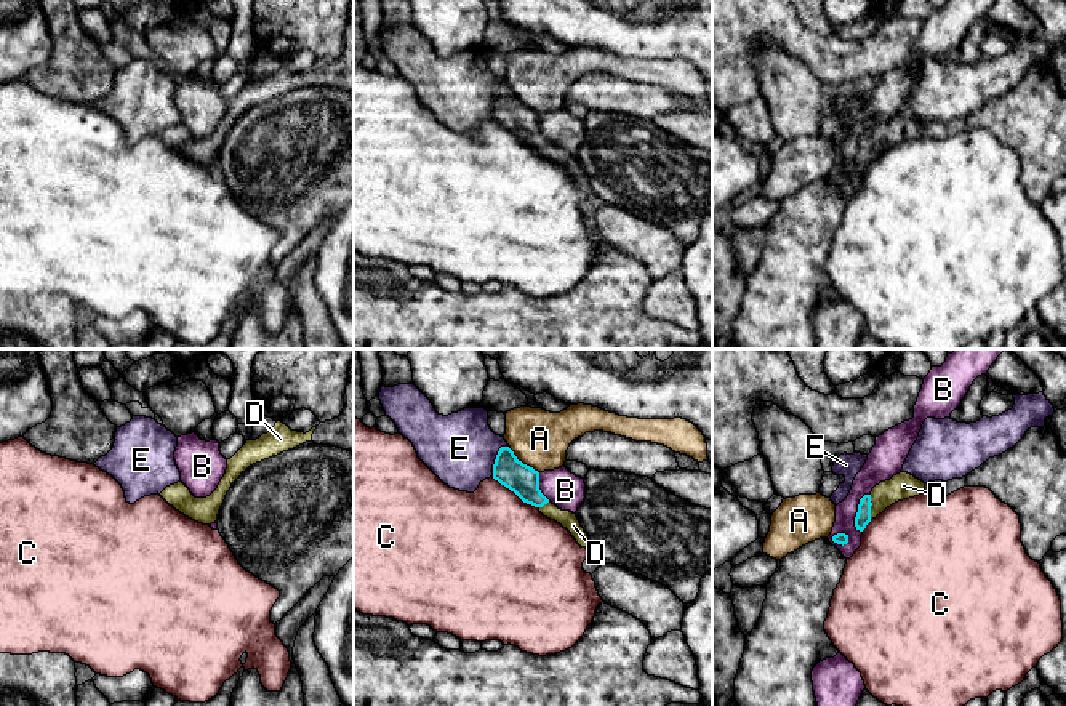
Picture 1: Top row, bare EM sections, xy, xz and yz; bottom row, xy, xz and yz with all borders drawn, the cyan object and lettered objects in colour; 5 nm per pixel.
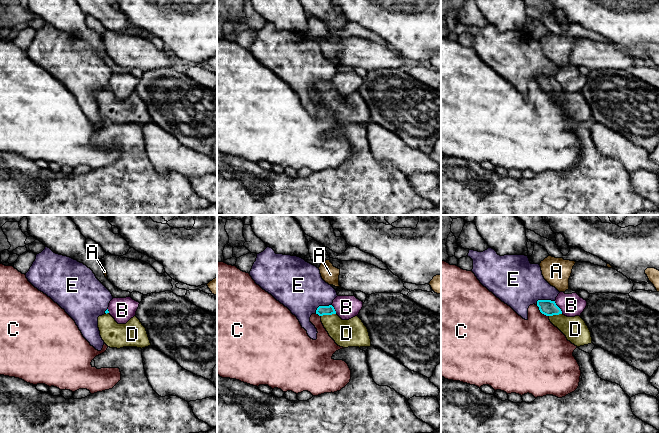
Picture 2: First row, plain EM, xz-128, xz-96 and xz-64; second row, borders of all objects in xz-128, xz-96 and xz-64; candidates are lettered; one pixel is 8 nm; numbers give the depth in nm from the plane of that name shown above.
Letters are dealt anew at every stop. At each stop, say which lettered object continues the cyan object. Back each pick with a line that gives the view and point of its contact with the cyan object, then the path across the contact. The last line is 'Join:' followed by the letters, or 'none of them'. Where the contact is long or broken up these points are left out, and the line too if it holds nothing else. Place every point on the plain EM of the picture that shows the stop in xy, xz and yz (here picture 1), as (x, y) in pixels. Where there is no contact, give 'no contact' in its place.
D: yz (869, 149) | across yz (863, 157), (869, 149), (885, 135), (903, 127)
Join: D

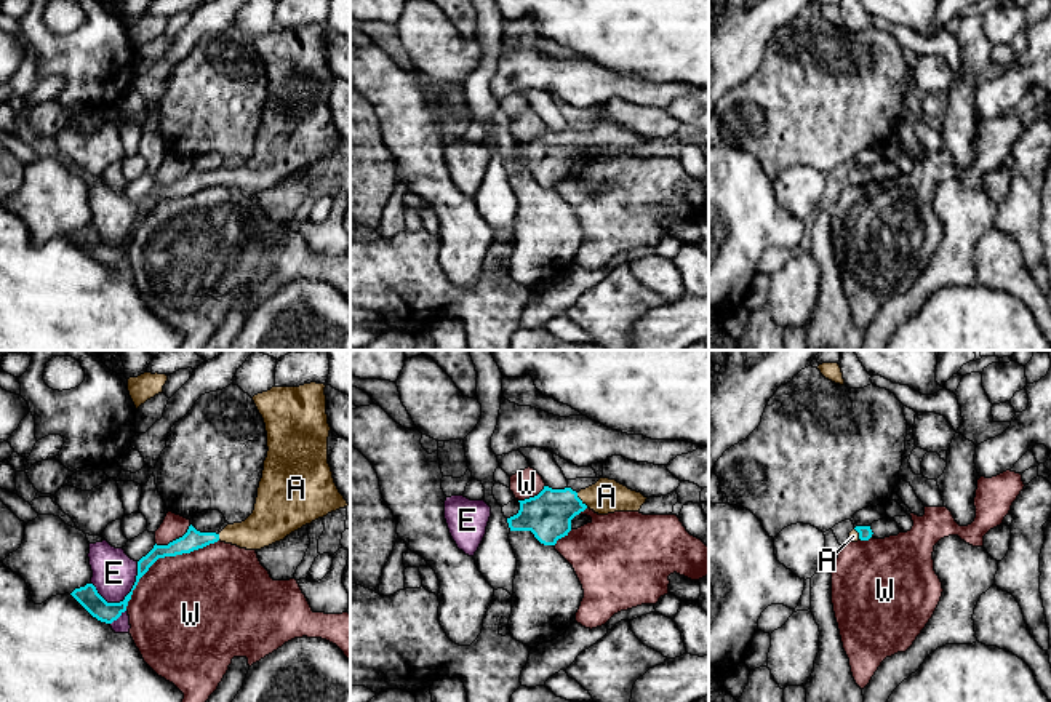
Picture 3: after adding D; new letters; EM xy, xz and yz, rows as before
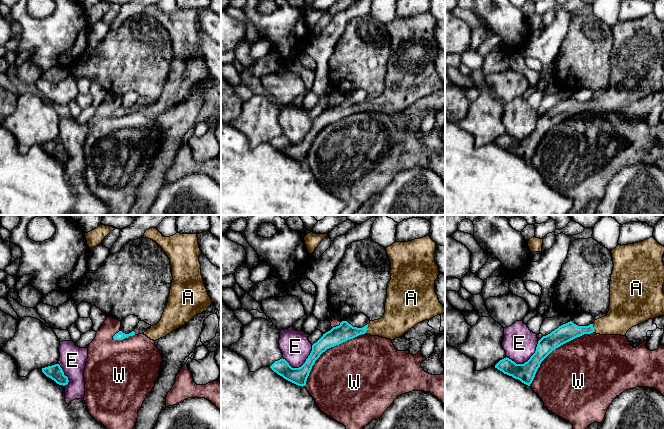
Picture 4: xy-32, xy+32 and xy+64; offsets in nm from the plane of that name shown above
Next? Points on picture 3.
A: xz (579, 141) | across xz (547, 157), (554, 151), (579, 141), (607, 138)
Join: A

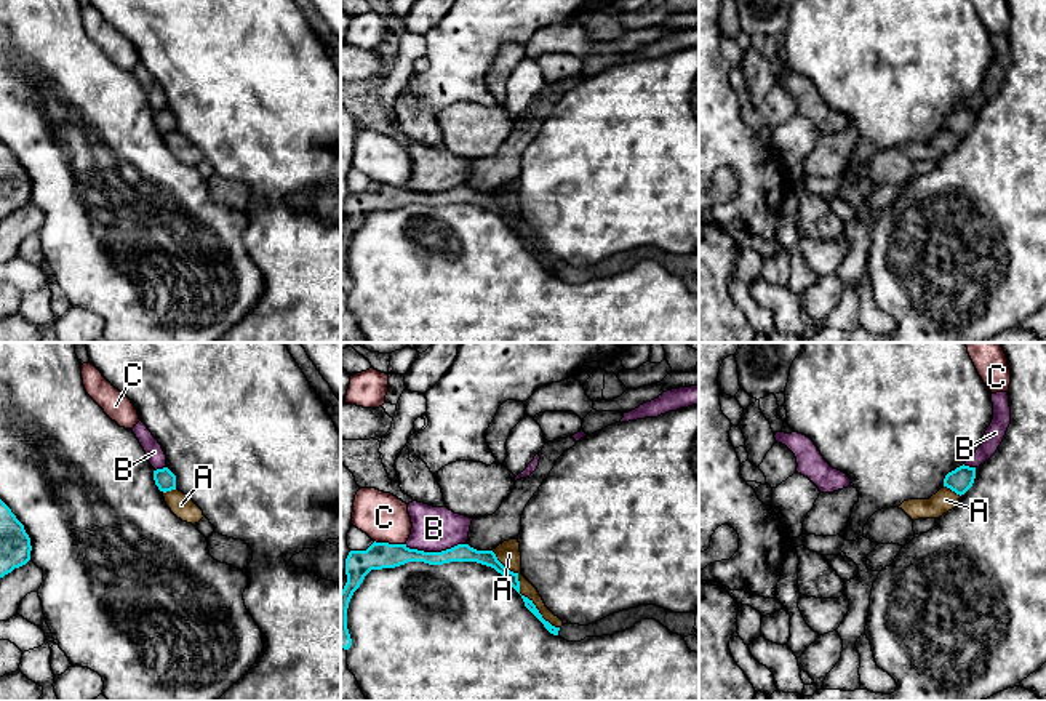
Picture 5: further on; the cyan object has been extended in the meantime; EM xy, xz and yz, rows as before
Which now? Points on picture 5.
Join: none of them

